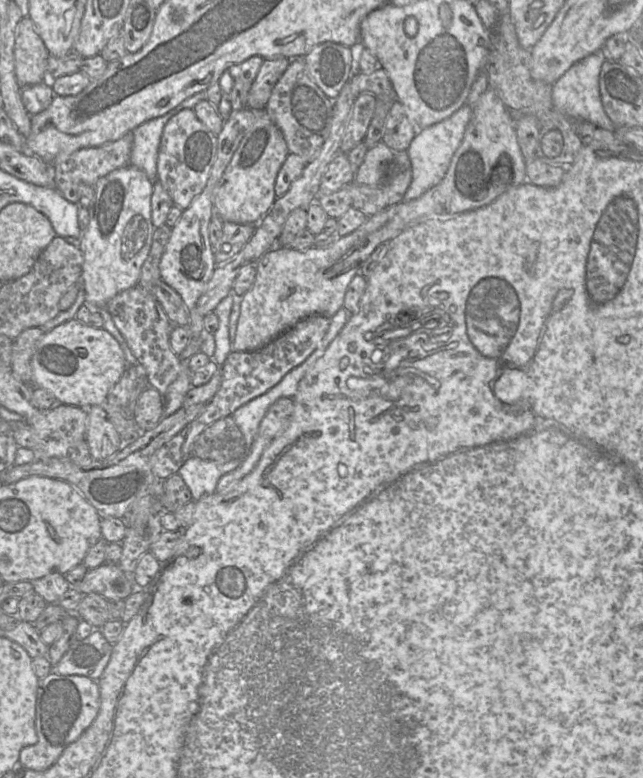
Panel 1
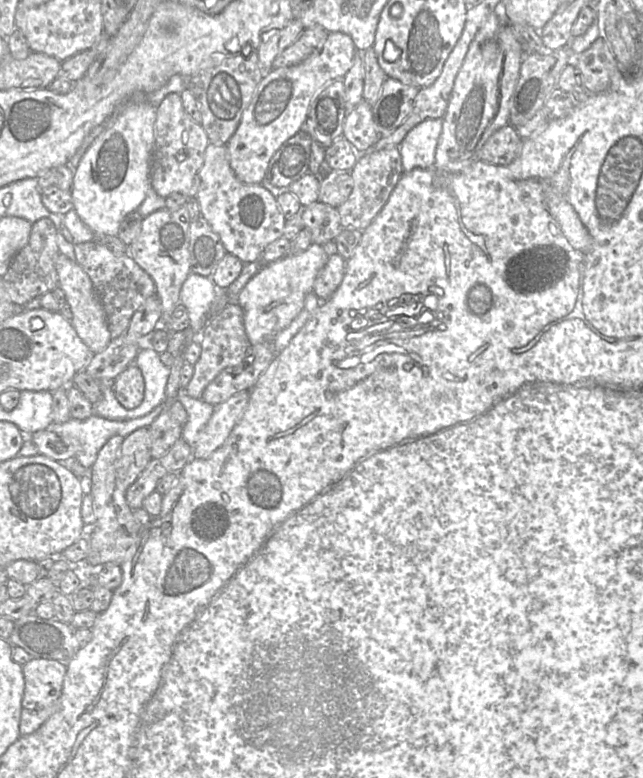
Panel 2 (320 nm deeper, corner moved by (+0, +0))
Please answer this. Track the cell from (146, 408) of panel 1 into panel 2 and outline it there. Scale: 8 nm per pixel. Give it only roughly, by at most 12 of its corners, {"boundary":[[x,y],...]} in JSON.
{"boundary":[[132,363],[113,383],[116,399],[135,409],[145,396],[145,381]]}

